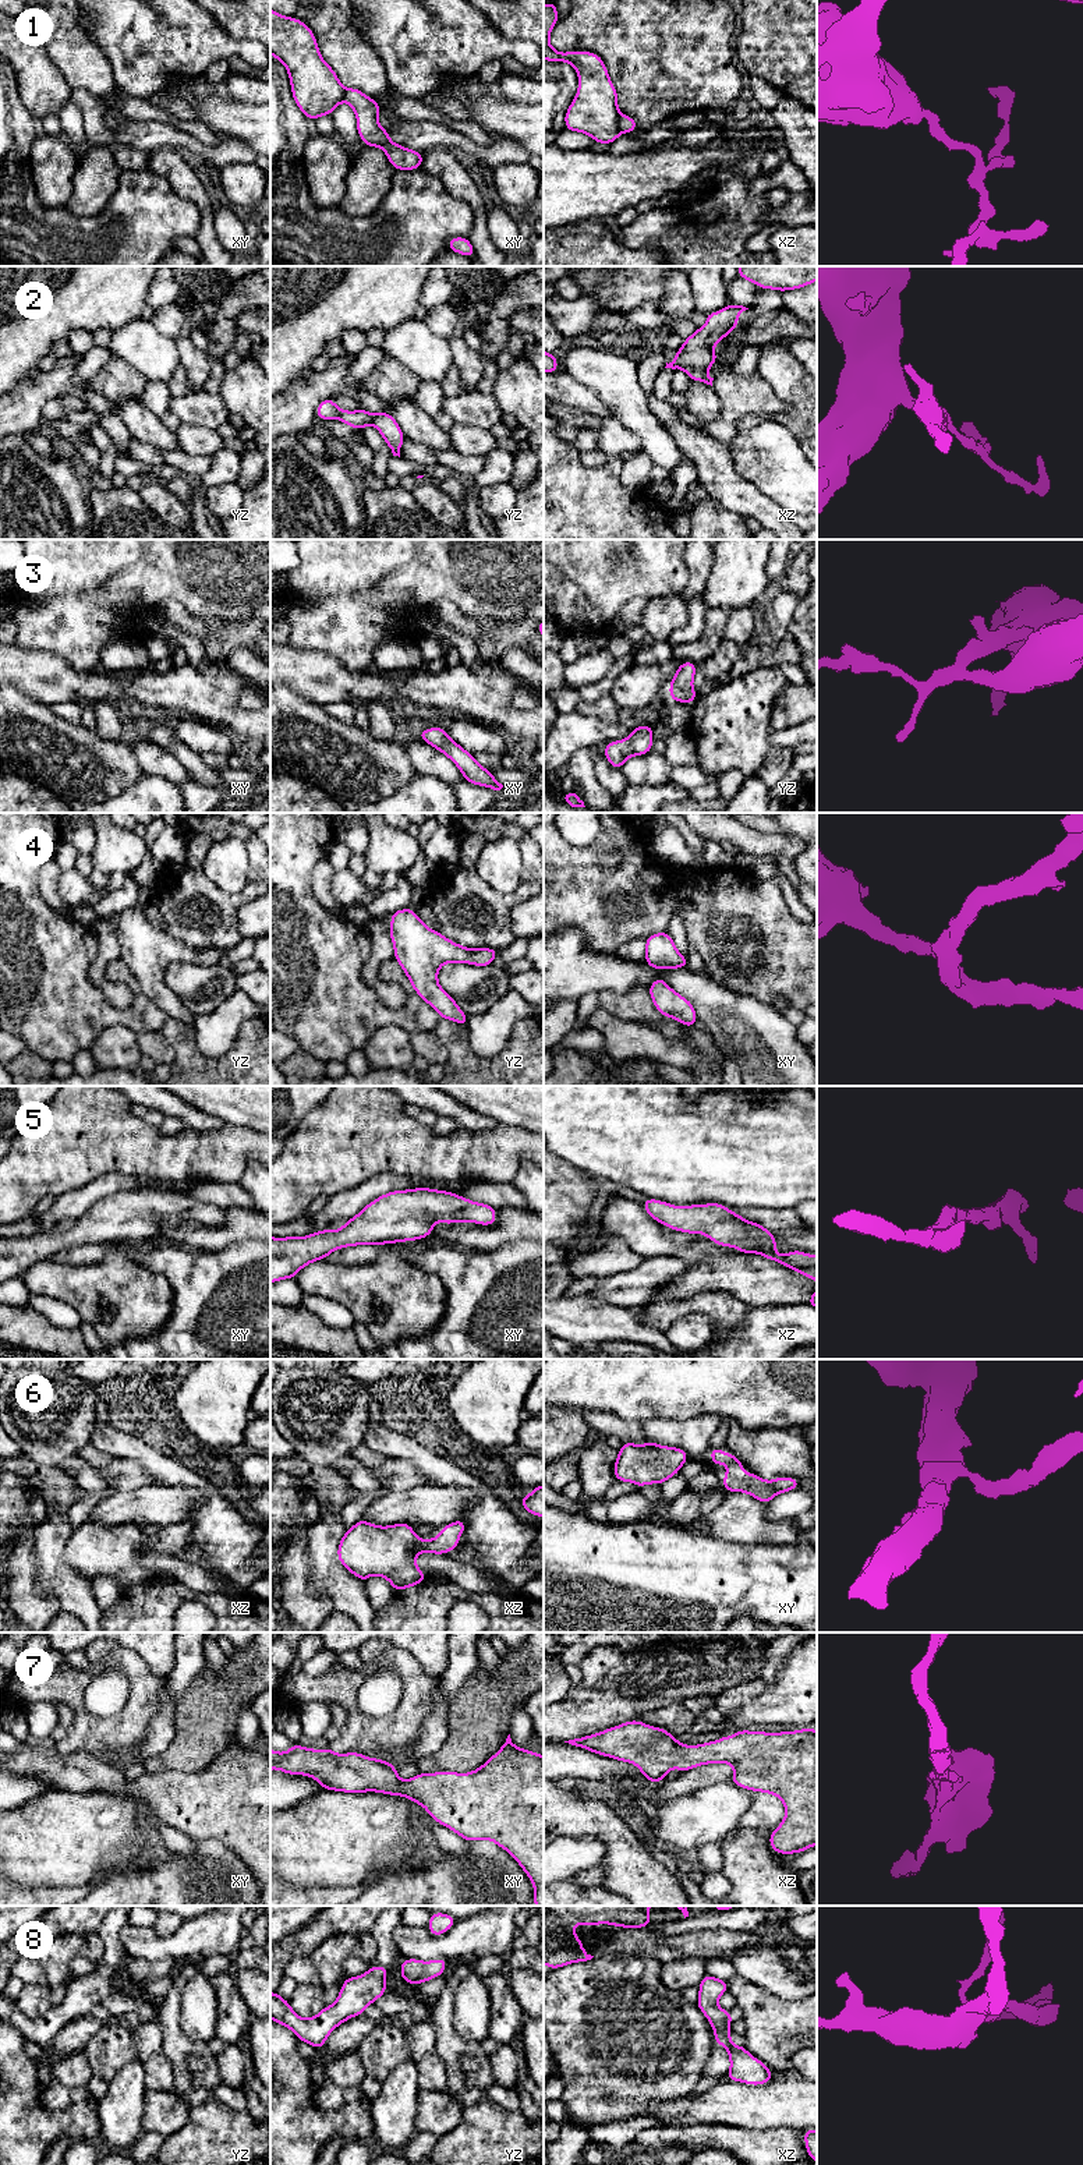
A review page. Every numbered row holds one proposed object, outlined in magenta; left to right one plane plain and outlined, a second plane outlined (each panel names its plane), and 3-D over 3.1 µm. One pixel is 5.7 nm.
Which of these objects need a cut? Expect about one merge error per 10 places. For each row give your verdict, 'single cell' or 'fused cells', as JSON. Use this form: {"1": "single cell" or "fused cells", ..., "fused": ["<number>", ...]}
{"1": "fused cells", "2": "single cell", "3": "single cell", "4": "single cell", "5": "single cell", "6": "single cell", "7": "single cell", "8": "single cell", "fused": ["1"]}

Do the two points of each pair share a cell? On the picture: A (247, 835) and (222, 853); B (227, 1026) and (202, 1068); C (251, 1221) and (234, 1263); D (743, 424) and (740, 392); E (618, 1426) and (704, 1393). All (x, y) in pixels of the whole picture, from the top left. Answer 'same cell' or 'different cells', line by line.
A: different cells
B: different cells
C: different cells
D: different cells
E: different cells

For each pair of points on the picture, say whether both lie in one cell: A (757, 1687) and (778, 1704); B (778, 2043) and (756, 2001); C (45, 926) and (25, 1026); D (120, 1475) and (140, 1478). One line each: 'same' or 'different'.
A: different
B: same
C: same
D: same

